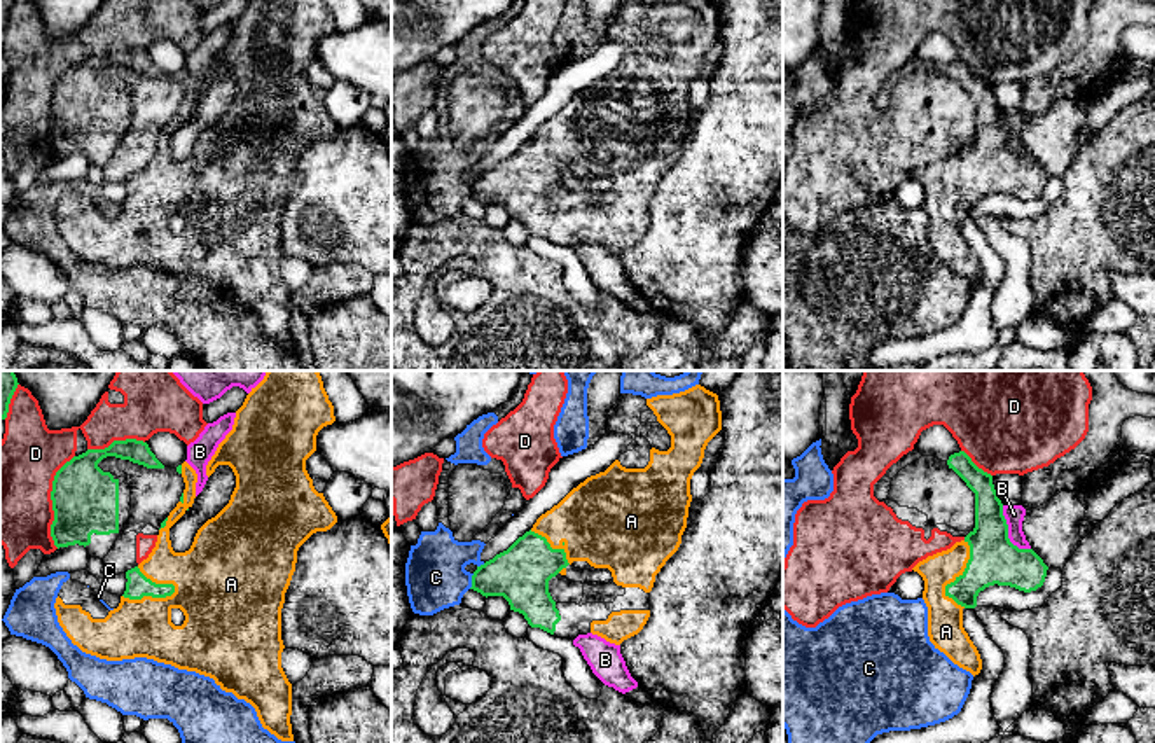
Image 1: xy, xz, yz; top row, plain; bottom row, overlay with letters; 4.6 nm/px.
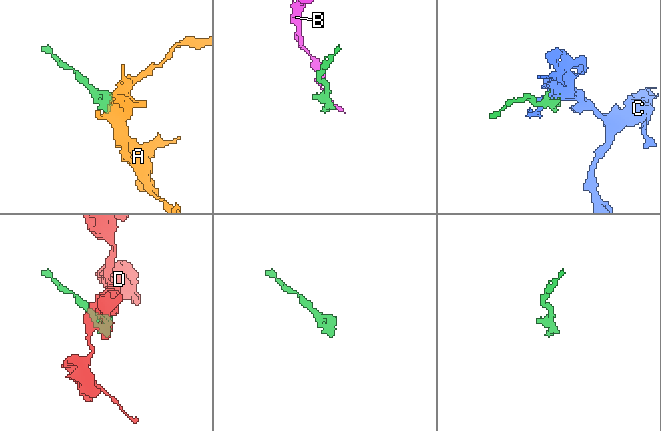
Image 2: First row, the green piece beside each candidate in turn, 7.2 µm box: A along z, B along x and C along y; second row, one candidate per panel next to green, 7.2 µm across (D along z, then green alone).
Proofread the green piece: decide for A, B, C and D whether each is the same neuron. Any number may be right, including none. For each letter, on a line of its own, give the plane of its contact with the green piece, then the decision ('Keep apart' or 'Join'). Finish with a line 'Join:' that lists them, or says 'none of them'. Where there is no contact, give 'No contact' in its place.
A: Touches green in xy. Join
B: Touches green in yz. Keep apart
C: Touches green in xz. Keep apart
D: Touches green in xy. Keep apart
Join: A

